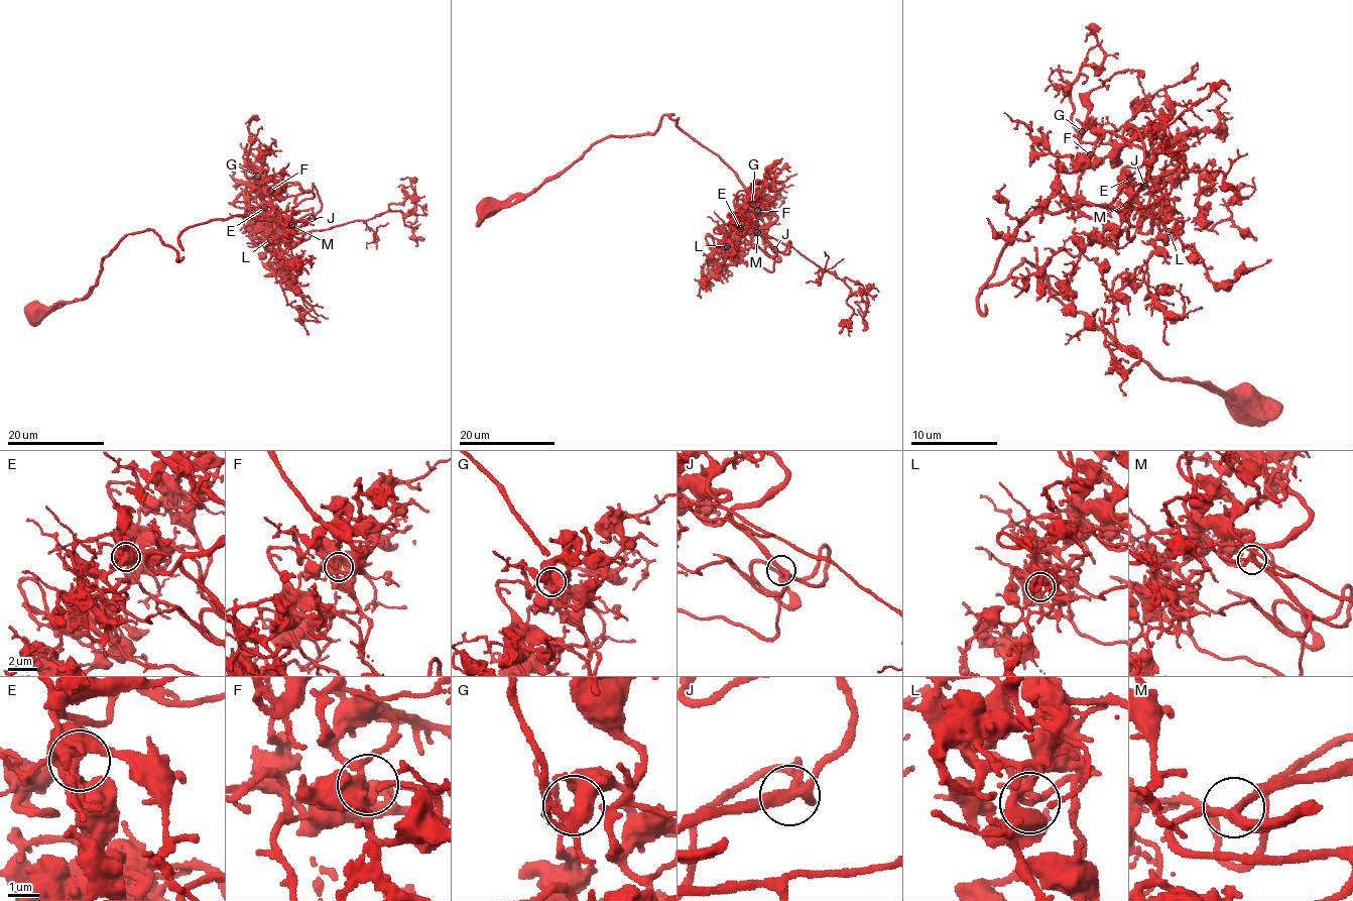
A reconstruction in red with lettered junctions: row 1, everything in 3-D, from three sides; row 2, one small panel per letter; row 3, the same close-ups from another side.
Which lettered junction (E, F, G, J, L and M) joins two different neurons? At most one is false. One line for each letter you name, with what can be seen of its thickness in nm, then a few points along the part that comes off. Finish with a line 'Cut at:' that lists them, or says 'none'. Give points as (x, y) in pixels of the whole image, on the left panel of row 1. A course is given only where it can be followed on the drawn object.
Cut at: none

